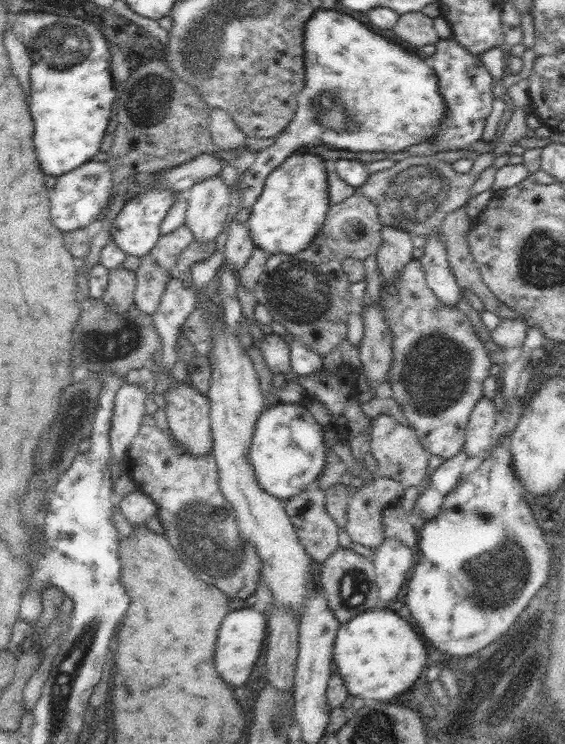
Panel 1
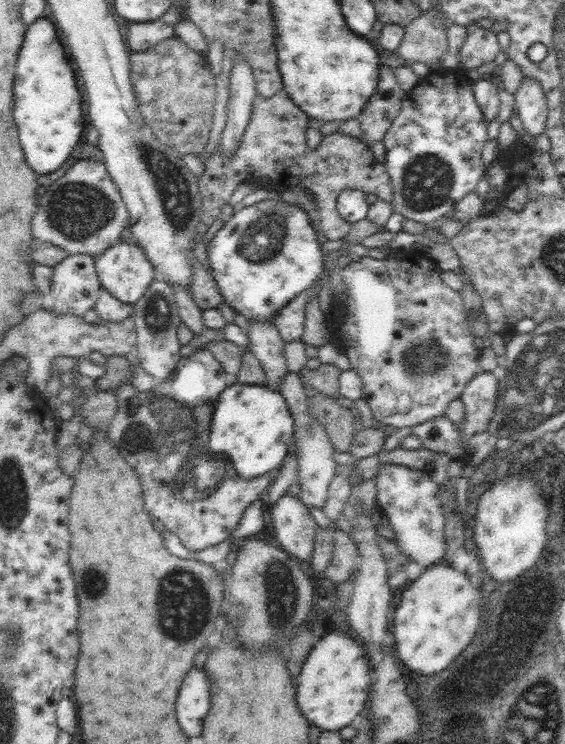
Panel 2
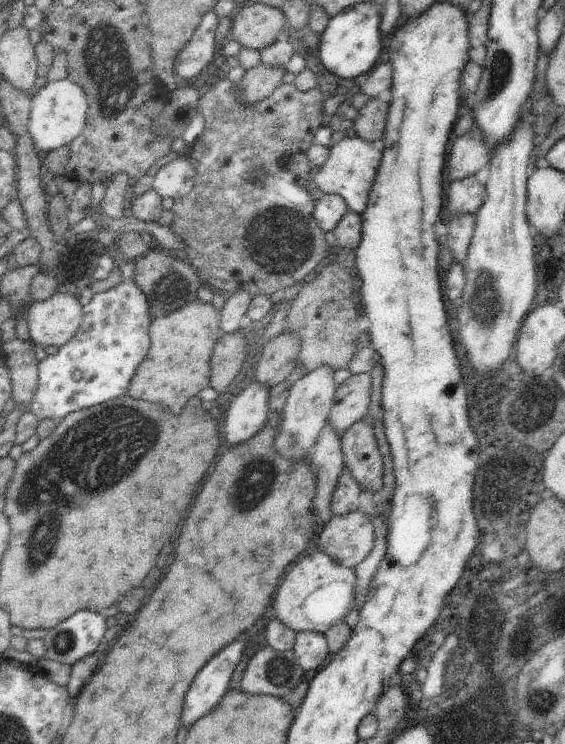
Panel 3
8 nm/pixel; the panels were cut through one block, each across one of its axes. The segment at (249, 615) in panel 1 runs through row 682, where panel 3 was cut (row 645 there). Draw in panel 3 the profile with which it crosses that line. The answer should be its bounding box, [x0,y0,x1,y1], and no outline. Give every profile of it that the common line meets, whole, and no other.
[182,640,244,728]

